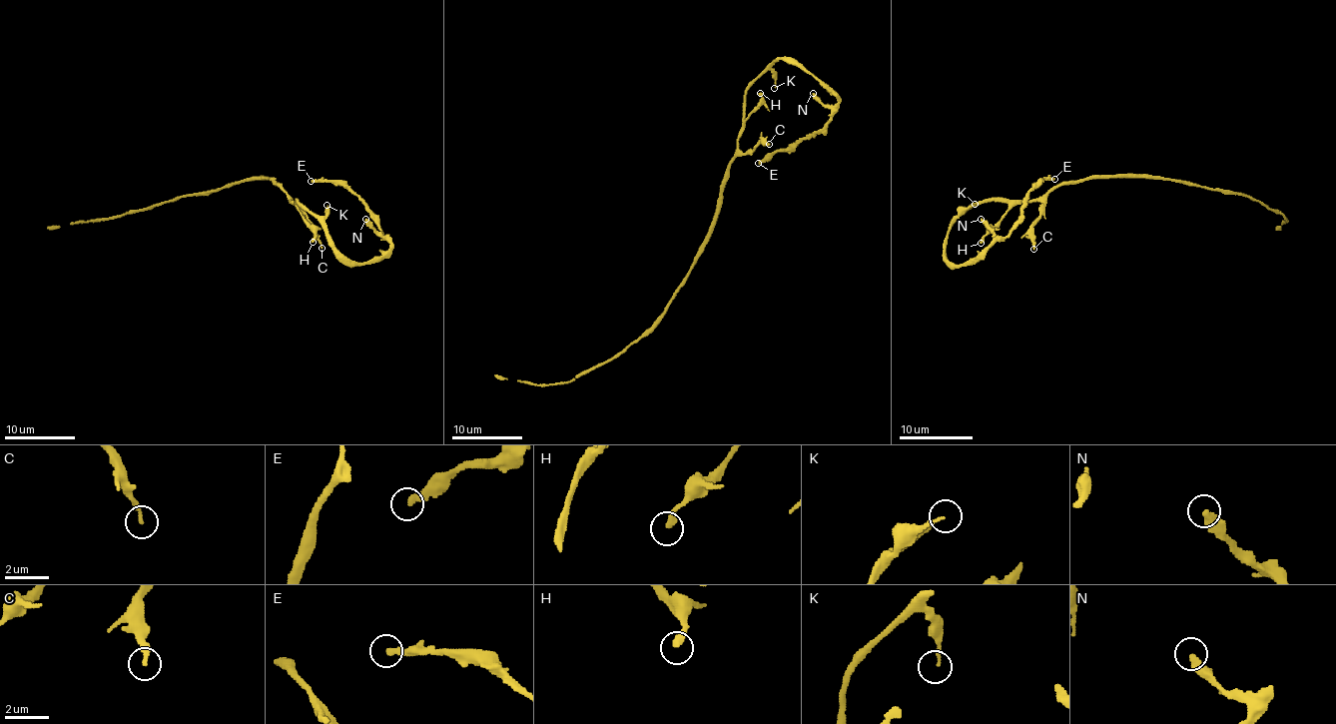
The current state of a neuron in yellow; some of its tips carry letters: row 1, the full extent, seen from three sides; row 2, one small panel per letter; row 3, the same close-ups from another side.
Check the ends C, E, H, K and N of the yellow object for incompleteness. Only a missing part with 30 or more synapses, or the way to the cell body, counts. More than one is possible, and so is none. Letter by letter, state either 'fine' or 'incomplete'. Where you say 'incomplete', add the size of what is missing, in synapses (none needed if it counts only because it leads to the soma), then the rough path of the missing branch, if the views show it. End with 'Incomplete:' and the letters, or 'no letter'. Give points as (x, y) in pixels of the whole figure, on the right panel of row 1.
C: fine
E: fine
H: fine
K: fine
N: fine
Incomplete: no letter

